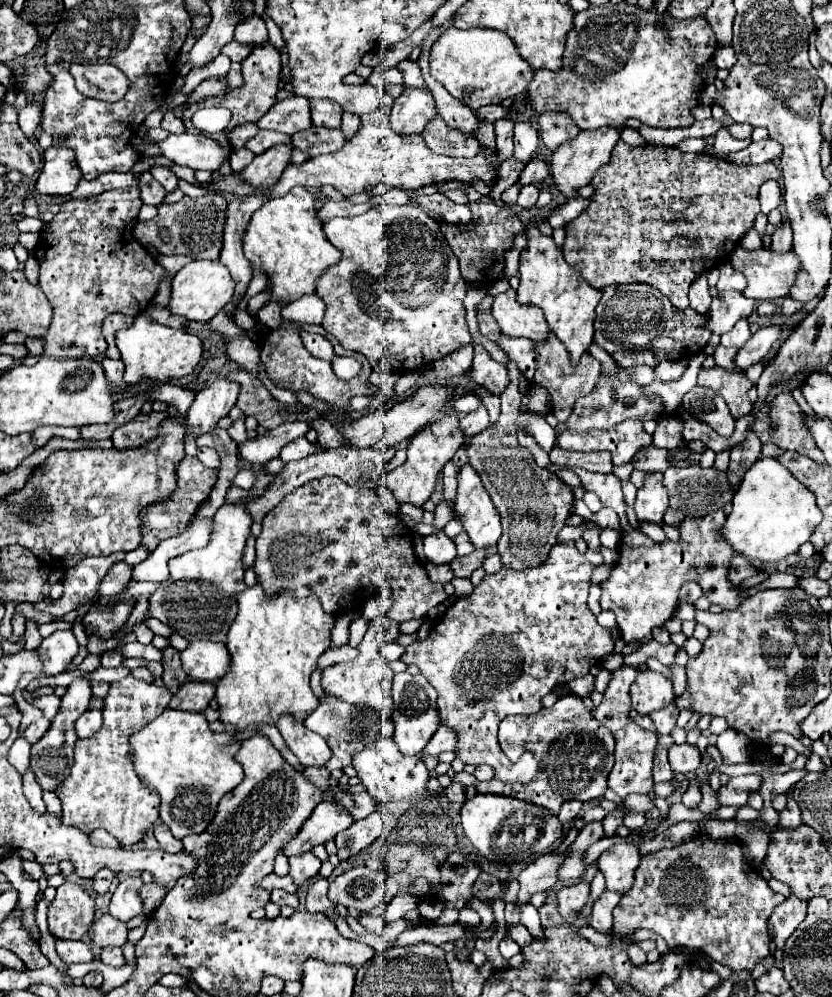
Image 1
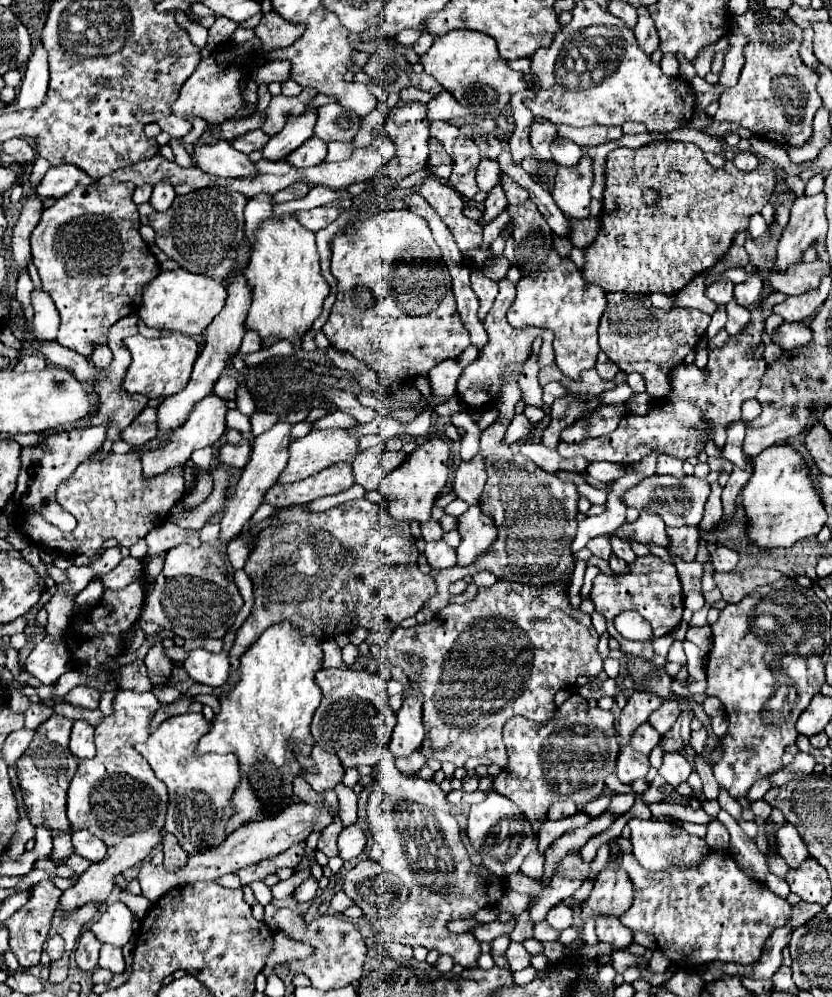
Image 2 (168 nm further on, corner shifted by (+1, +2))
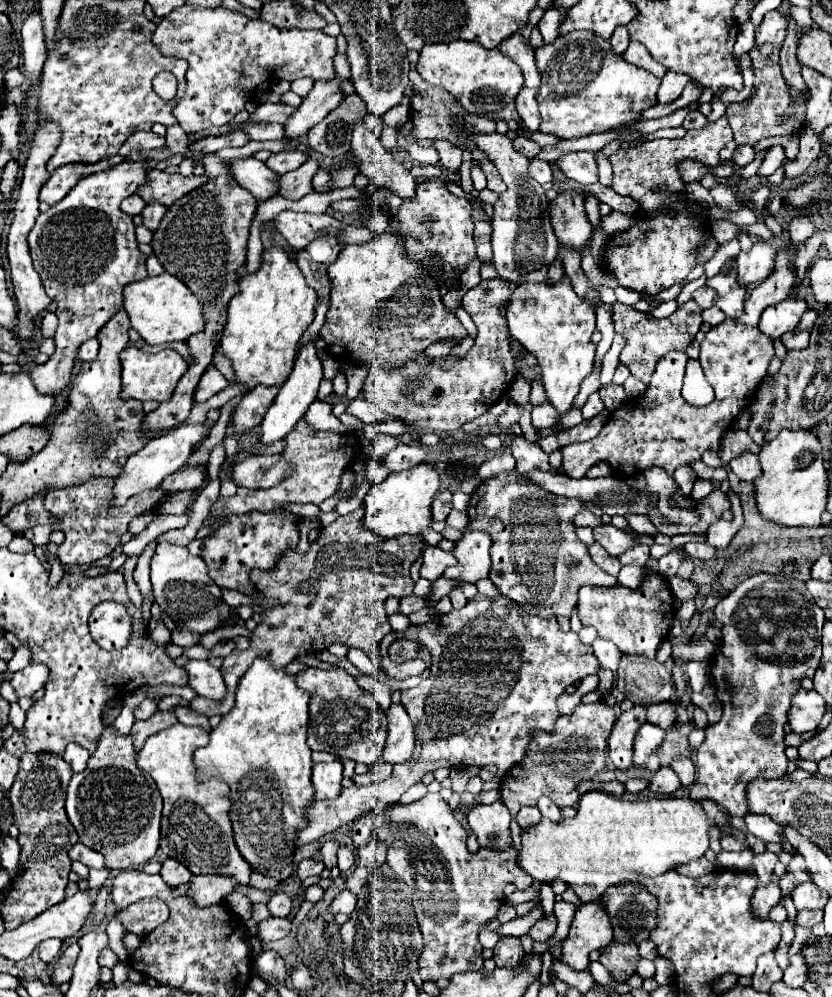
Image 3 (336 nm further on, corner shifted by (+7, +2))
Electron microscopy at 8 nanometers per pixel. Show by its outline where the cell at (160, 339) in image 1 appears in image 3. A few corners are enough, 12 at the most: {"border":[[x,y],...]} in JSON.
{"border":[[174,349],[120,353],[122,399],[168,401],[188,369]]}

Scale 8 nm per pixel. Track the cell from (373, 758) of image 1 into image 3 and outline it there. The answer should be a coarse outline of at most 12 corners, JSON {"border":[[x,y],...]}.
{"border":[[438,793],[376,815],[386,863],[430,883],[414,901],[420,977],[480,971],[478,931],[504,887],[516,851],[470,855]]}

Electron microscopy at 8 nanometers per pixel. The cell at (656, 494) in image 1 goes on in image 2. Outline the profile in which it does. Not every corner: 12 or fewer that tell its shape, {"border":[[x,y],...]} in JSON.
{"border":[[644,509],[632,525],[618,527],[622,541],[666,547],[662,517]]}

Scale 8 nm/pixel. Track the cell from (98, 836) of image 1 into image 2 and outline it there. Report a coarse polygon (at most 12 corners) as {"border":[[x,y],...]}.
{"border":[[74,831],[74,851],[92,863],[106,845],[88,831]]}

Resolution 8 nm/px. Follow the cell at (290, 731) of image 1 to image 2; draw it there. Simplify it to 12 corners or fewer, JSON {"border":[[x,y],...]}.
{"border":[[314,745],[302,767],[316,767],[306,781],[316,793],[334,789],[344,767],[334,753]]}

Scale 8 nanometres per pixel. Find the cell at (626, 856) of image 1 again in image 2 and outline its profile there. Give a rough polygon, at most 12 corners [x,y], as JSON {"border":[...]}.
{"border":[[618,859],[596,877],[582,923],[630,909],[632,883]]}

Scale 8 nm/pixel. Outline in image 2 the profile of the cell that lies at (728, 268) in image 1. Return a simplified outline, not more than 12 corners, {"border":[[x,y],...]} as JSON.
{"border":[[716,281],[706,289],[706,297],[718,305],[732,301],[734,283]]}

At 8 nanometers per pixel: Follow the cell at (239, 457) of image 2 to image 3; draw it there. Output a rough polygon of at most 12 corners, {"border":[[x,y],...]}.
{"border":[[206,465],[180,467],[160,487],[200,489]]}

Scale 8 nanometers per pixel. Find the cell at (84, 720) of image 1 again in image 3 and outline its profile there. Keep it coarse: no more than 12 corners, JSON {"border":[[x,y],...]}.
{"border":[[68,743],[64,761],[72,771],[84,771],[90,751]]}

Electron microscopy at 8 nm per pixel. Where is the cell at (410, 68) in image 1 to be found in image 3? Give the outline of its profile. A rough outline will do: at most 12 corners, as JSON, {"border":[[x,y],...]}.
{"border":[[396,105],[382,117],[396,127],[410,119],[410,107]]}

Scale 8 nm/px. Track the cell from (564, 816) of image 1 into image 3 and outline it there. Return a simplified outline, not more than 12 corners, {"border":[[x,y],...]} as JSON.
{"border":[[540,797],[536,807],[542,817],[562,819],[558,805],[548,797]]}

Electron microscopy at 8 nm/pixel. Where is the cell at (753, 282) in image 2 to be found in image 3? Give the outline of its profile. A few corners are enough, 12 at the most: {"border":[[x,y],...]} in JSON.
{"border":[[756,241],[736,257],[738,283],[750,289],[772,273],[776,249]]}

